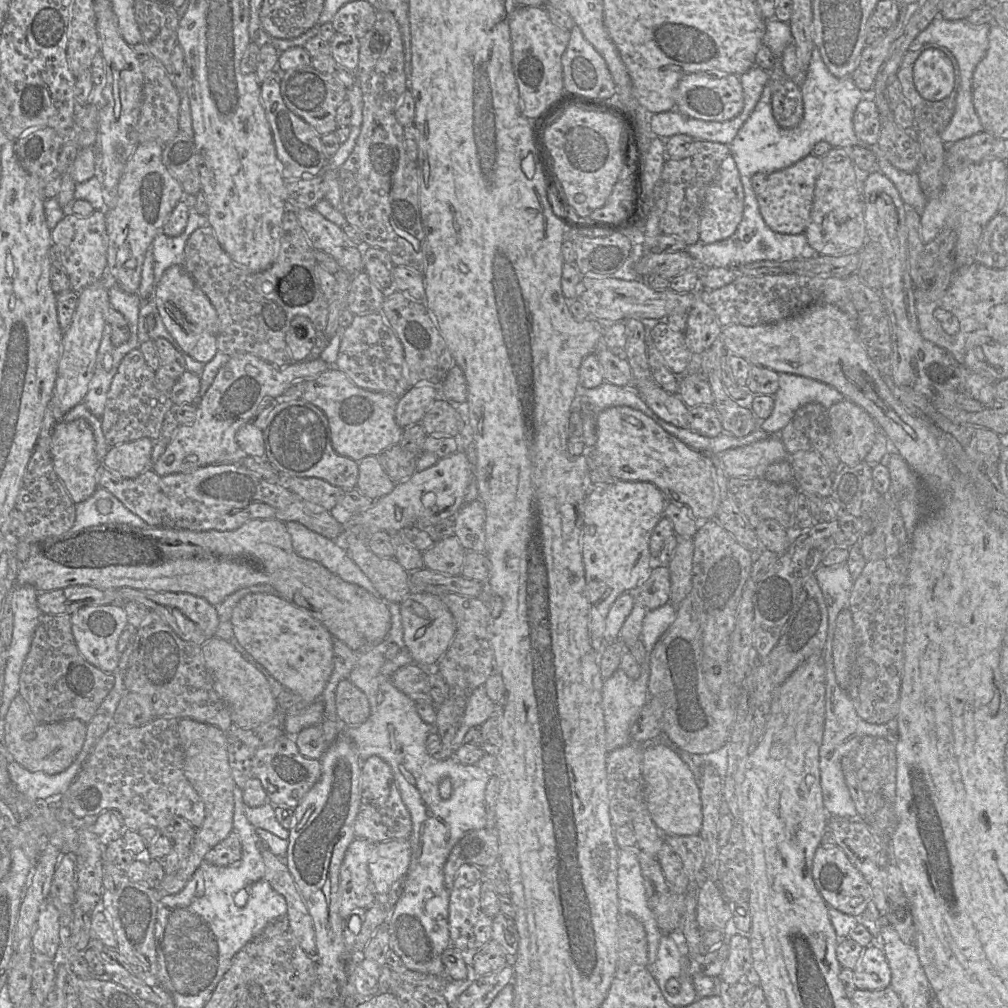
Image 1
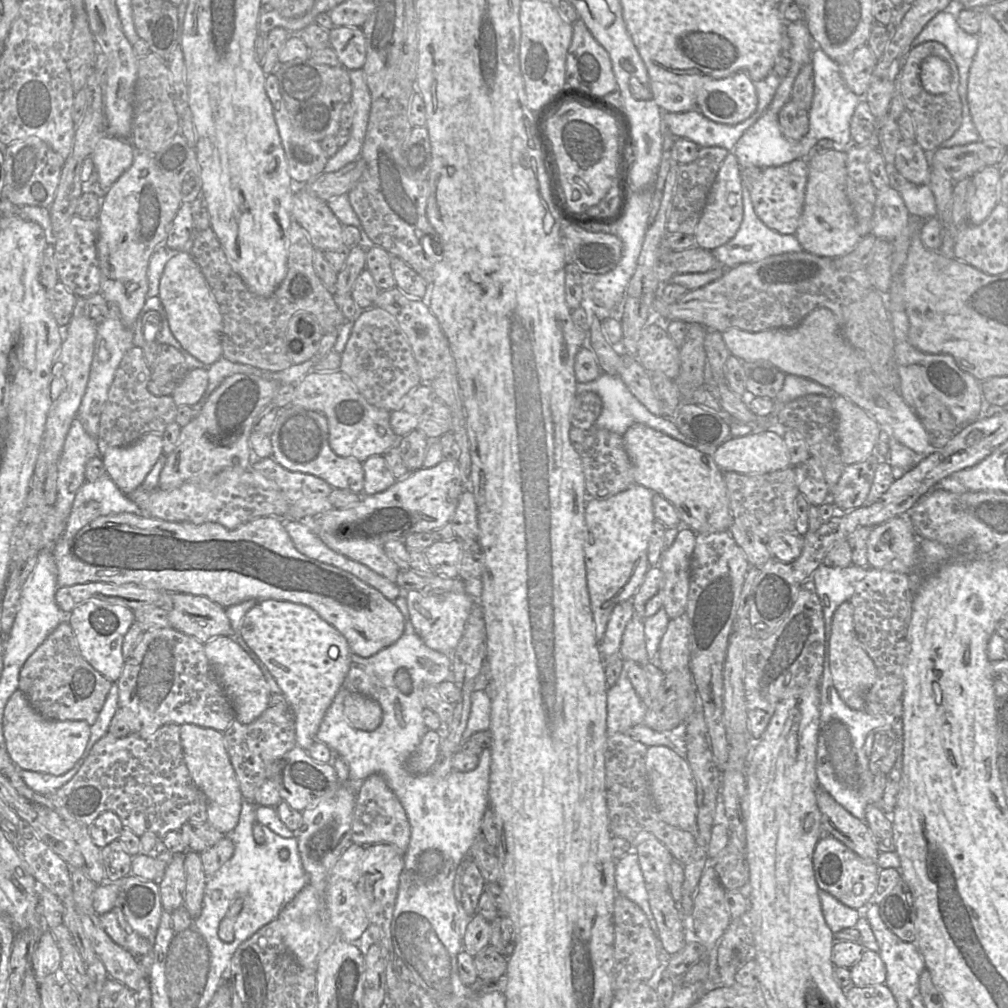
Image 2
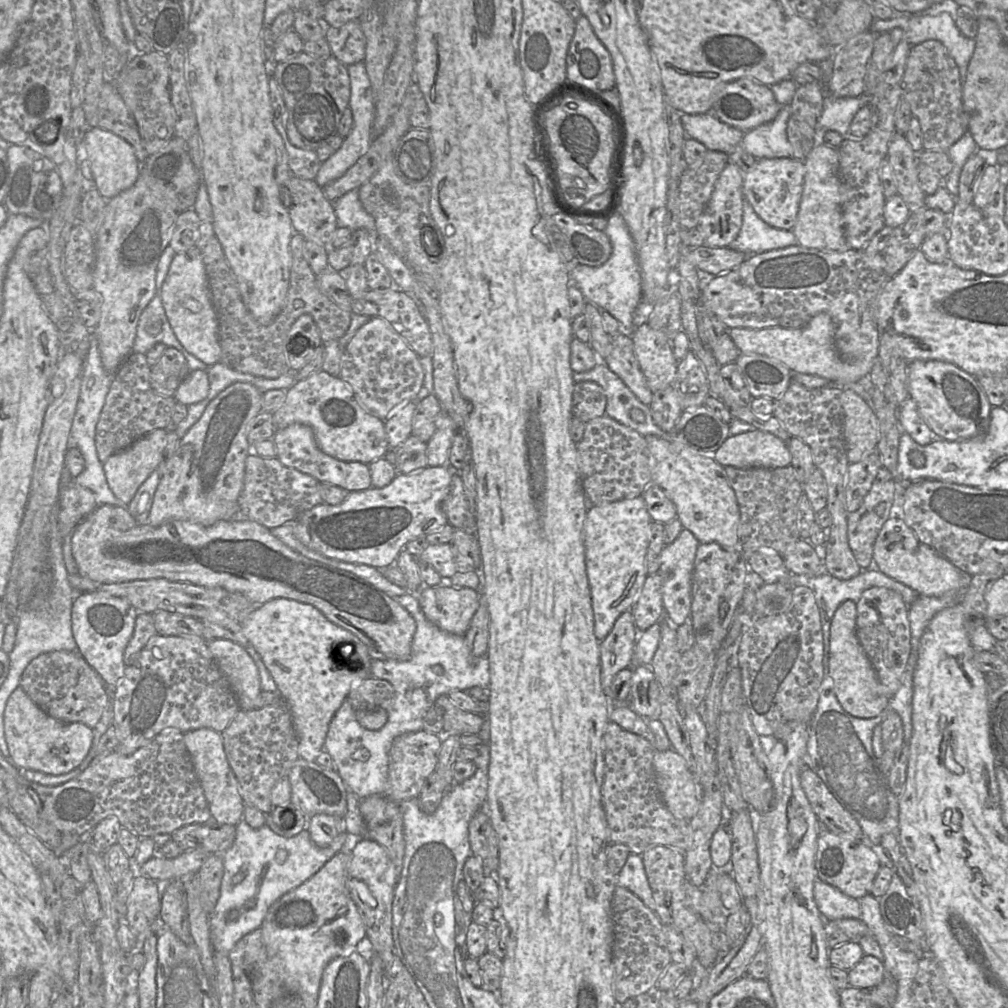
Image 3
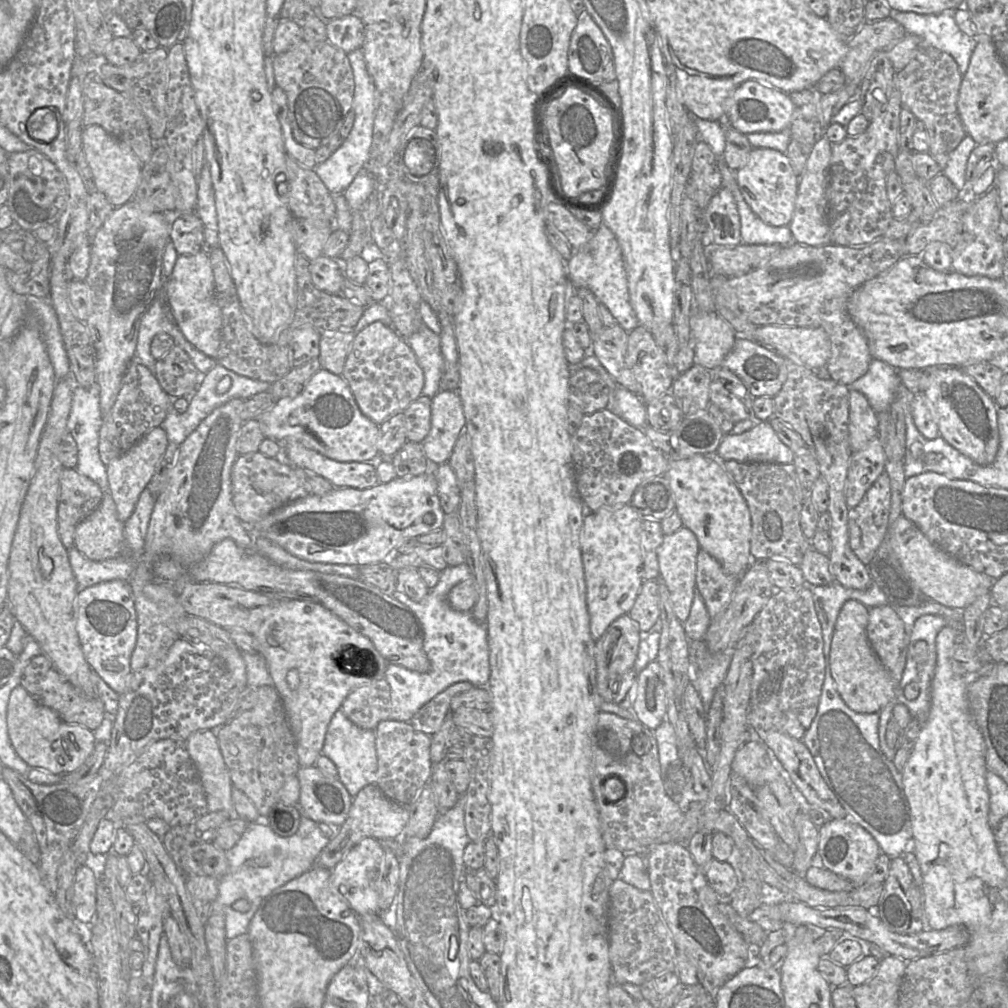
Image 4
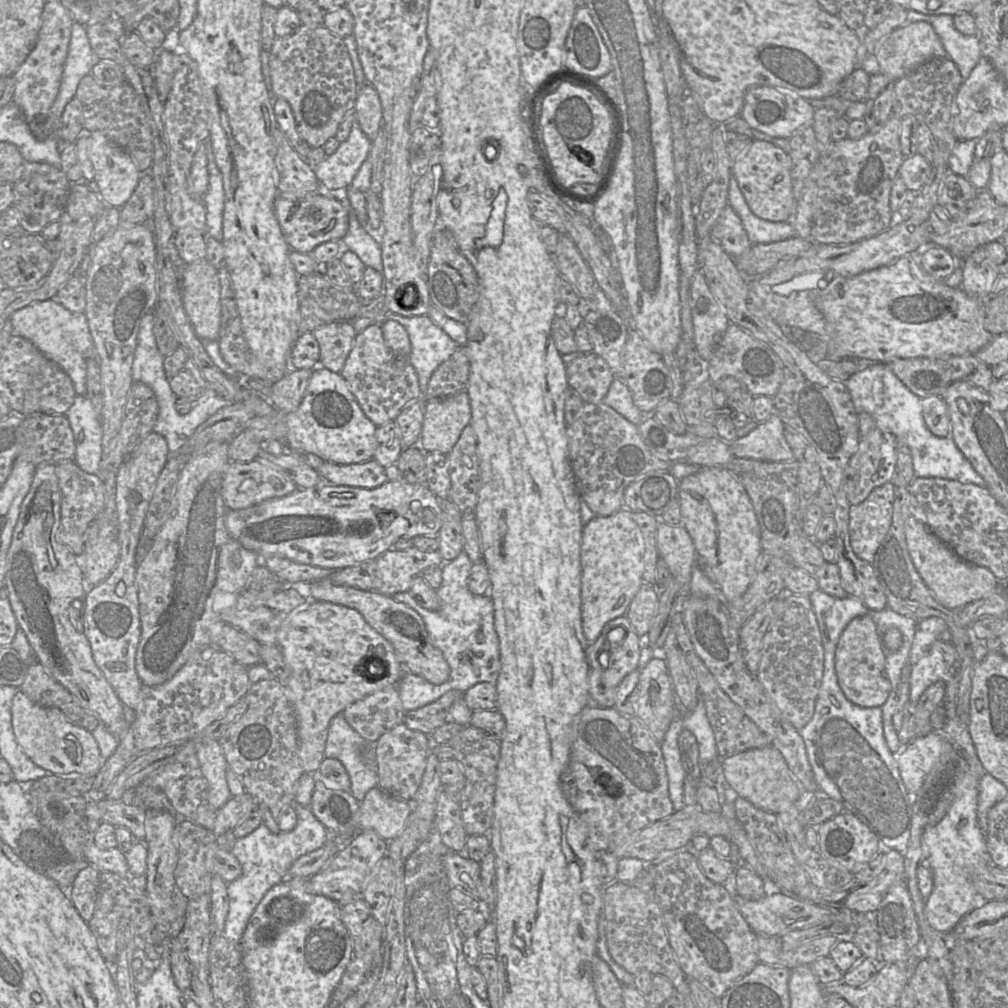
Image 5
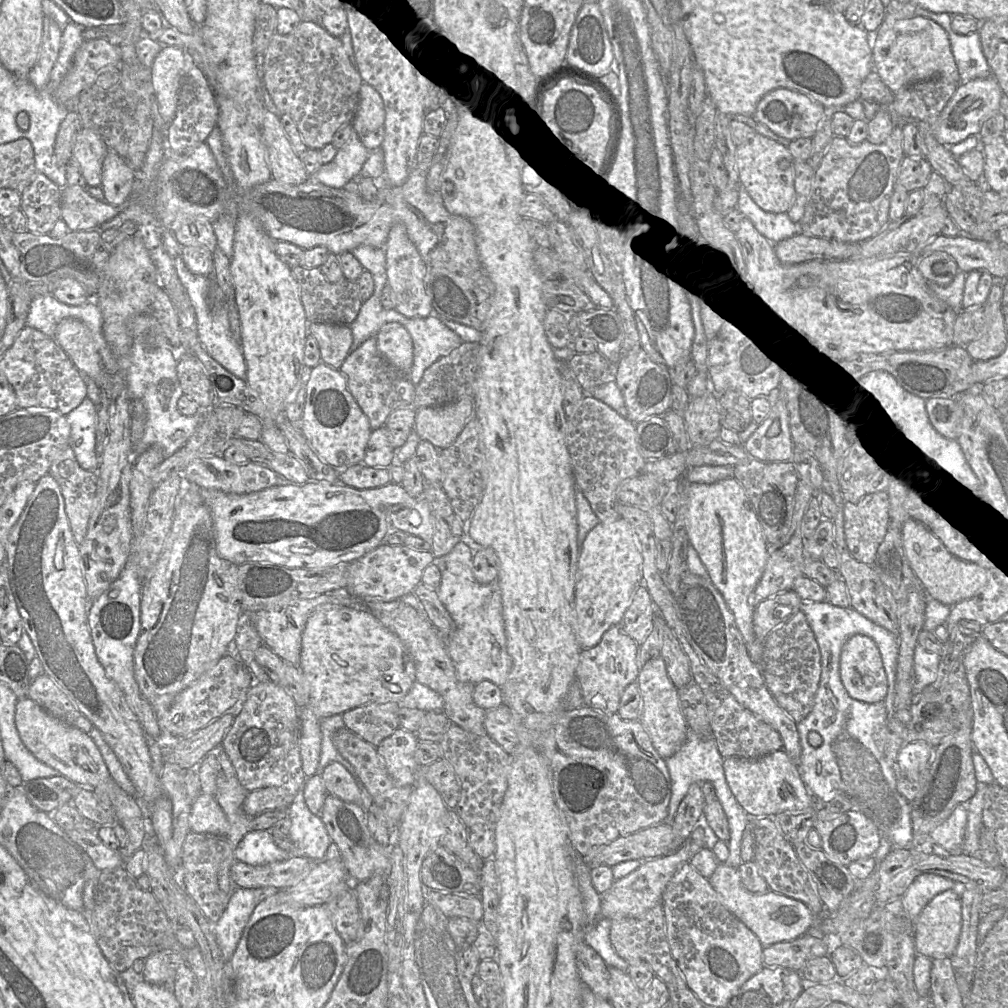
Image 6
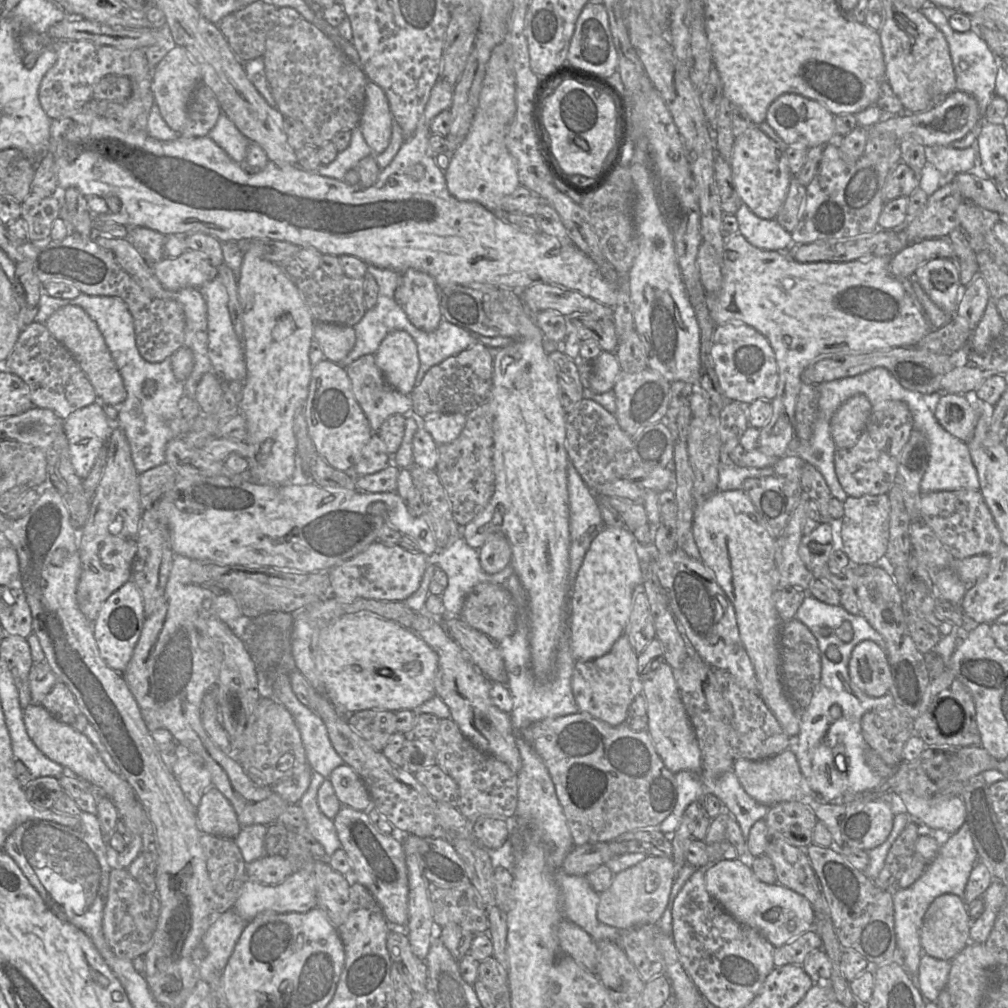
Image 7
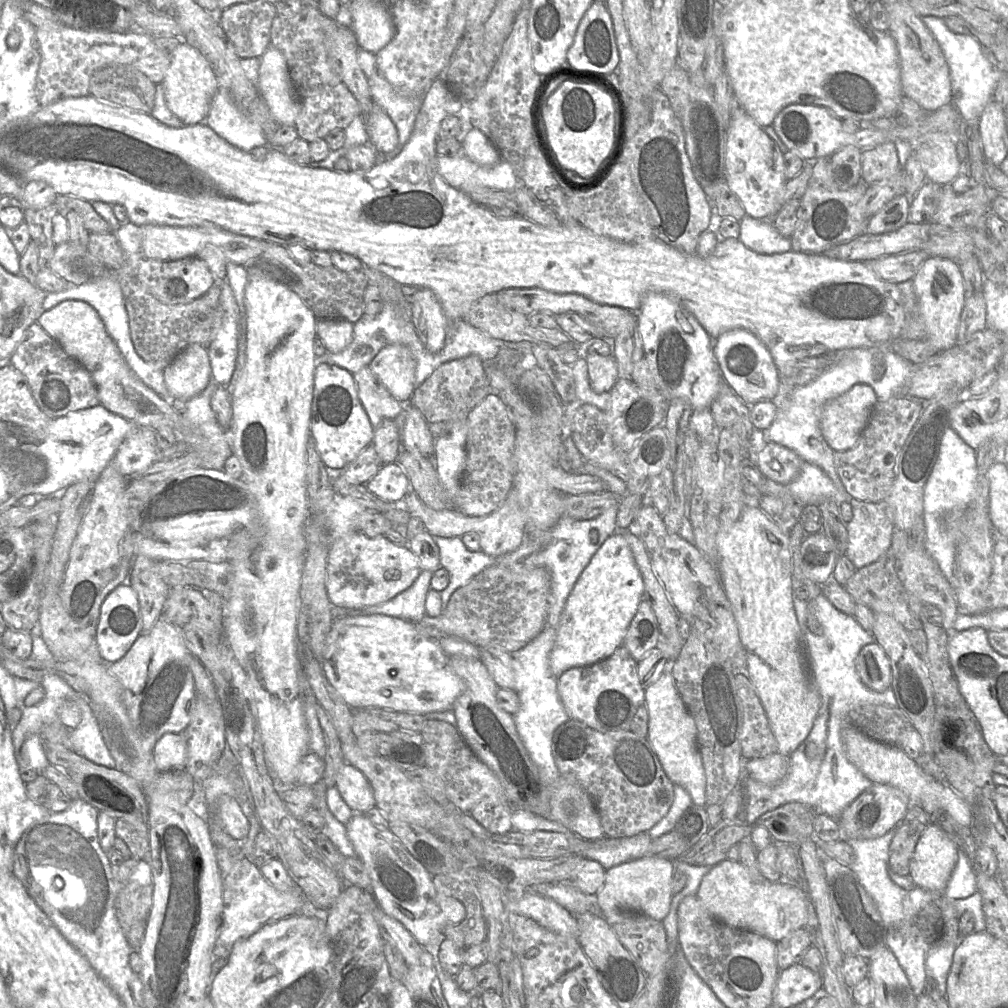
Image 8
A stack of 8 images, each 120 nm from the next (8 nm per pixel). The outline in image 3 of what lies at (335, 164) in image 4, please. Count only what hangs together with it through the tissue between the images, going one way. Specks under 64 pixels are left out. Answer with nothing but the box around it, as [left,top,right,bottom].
[315,61,376,187]

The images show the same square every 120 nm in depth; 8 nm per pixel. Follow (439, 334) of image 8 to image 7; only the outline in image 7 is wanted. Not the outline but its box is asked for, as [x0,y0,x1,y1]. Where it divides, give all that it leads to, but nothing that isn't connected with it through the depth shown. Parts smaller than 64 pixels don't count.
[400,269,443,332]

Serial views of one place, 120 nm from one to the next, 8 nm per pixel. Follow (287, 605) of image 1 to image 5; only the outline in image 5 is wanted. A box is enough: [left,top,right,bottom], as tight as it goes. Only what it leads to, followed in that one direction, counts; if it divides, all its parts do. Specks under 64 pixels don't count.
[277,600,405,774]

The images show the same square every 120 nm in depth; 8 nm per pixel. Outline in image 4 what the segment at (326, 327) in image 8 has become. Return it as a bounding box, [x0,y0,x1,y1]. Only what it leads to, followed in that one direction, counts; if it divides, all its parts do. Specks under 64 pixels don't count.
[318,329,354,375]

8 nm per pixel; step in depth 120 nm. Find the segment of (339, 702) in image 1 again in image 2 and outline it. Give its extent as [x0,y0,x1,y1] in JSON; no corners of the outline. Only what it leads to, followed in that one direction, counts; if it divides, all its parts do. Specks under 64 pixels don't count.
[344,691,383,731]

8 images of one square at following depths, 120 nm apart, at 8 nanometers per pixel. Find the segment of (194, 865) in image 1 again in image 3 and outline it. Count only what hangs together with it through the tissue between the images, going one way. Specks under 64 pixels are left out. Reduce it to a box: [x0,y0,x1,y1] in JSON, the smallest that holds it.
[183,728,246,826]

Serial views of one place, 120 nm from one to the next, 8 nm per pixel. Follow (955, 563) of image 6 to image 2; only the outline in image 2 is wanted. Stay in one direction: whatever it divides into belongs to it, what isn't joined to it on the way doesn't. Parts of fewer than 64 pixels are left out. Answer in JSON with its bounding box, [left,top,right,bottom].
[867,515,917,575]

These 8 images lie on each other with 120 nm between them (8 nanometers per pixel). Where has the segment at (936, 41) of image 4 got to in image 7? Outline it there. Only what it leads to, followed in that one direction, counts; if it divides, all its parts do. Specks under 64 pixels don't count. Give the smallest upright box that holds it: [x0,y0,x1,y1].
[920,4,1003,120]

